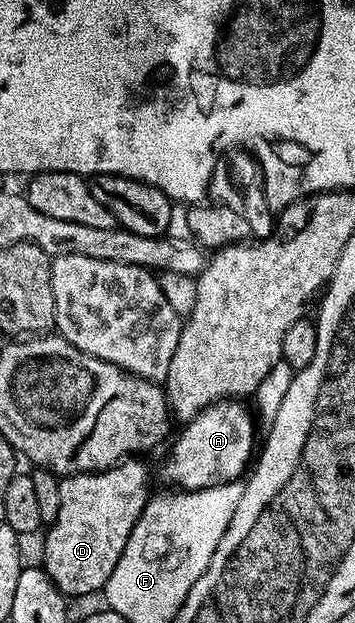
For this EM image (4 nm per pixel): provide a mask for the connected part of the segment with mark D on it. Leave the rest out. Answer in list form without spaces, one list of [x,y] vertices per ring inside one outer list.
[[[126,458],[104,472],[82,472],[58,483],[59,518],[46,531],[43,567],[62,596],[100,593],[111,578],[111,570],[115,570],[127,538],[151,498],[149,472],[139,461]]]

